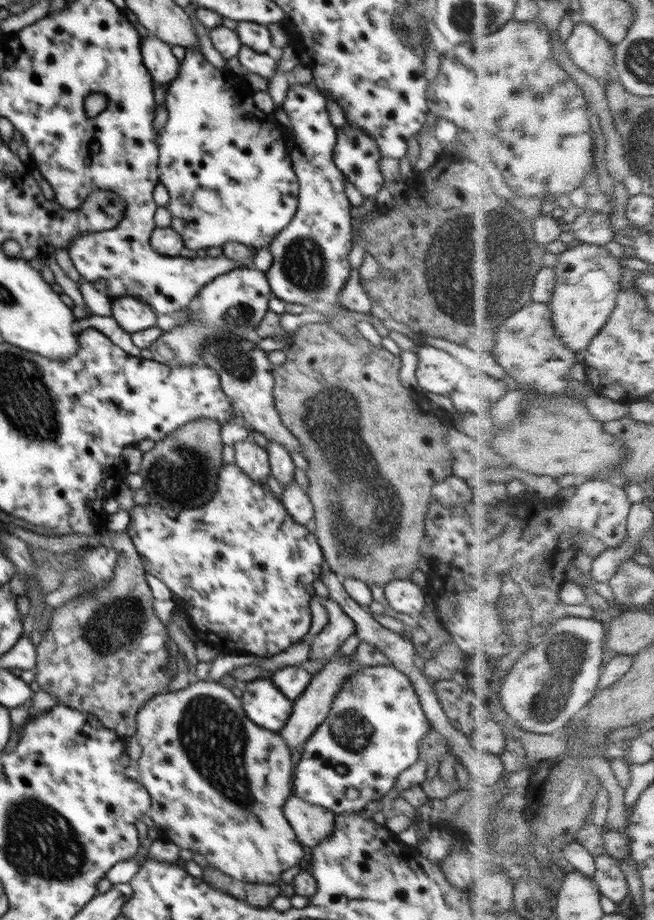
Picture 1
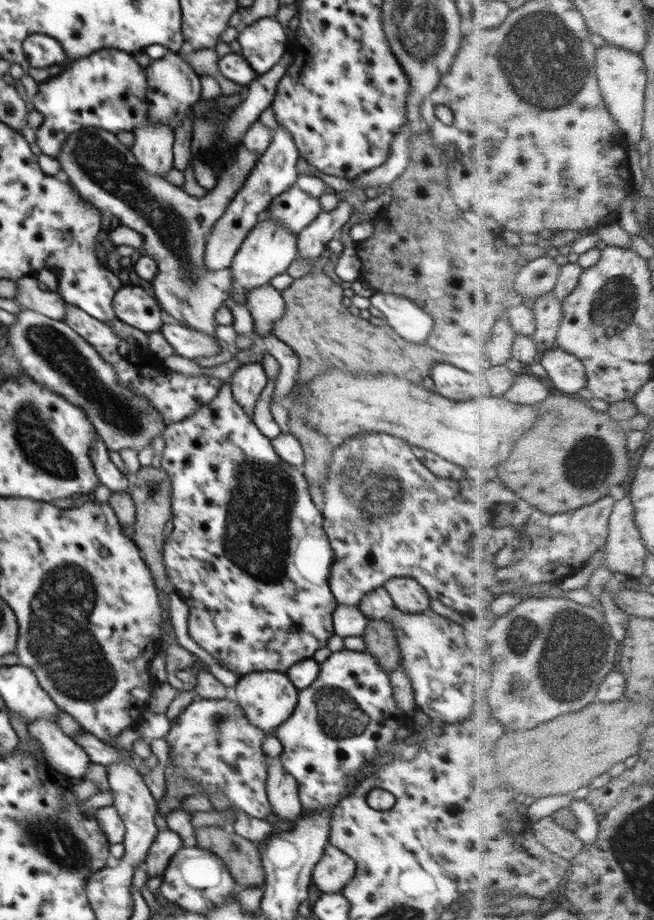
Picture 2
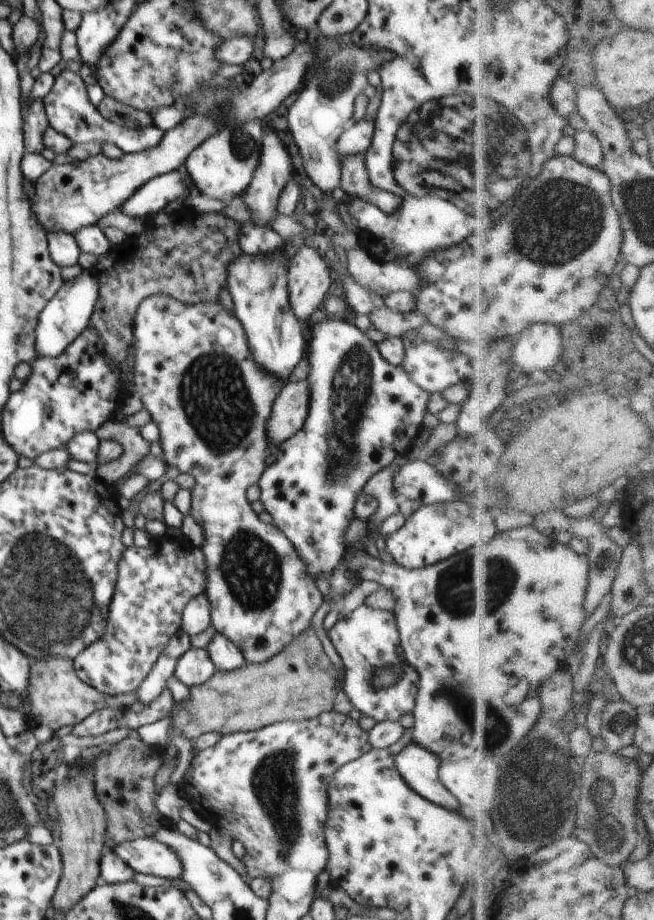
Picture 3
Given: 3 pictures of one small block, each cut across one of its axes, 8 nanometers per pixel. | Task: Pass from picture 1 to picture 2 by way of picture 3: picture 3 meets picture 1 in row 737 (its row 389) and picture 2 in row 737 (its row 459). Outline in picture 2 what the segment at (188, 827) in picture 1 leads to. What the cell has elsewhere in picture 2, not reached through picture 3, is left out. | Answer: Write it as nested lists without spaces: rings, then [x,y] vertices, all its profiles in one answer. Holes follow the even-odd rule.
[[[202,699],[192,701],[176,717],[166,733],[165,740],[169,747],[169,760],[183,774],[194,783],[199,785],[201,796],[210,797],[216,793],[222,793],[228,800],[230,806],[226,808],[229,813],[244,812],[251,818],[267,820],[271,810],[271,804],[267,797],[267,768],[269,760],[262,750],[262,744],[266,733],[254,726],[244,714],[240,705],[227,699]]]

